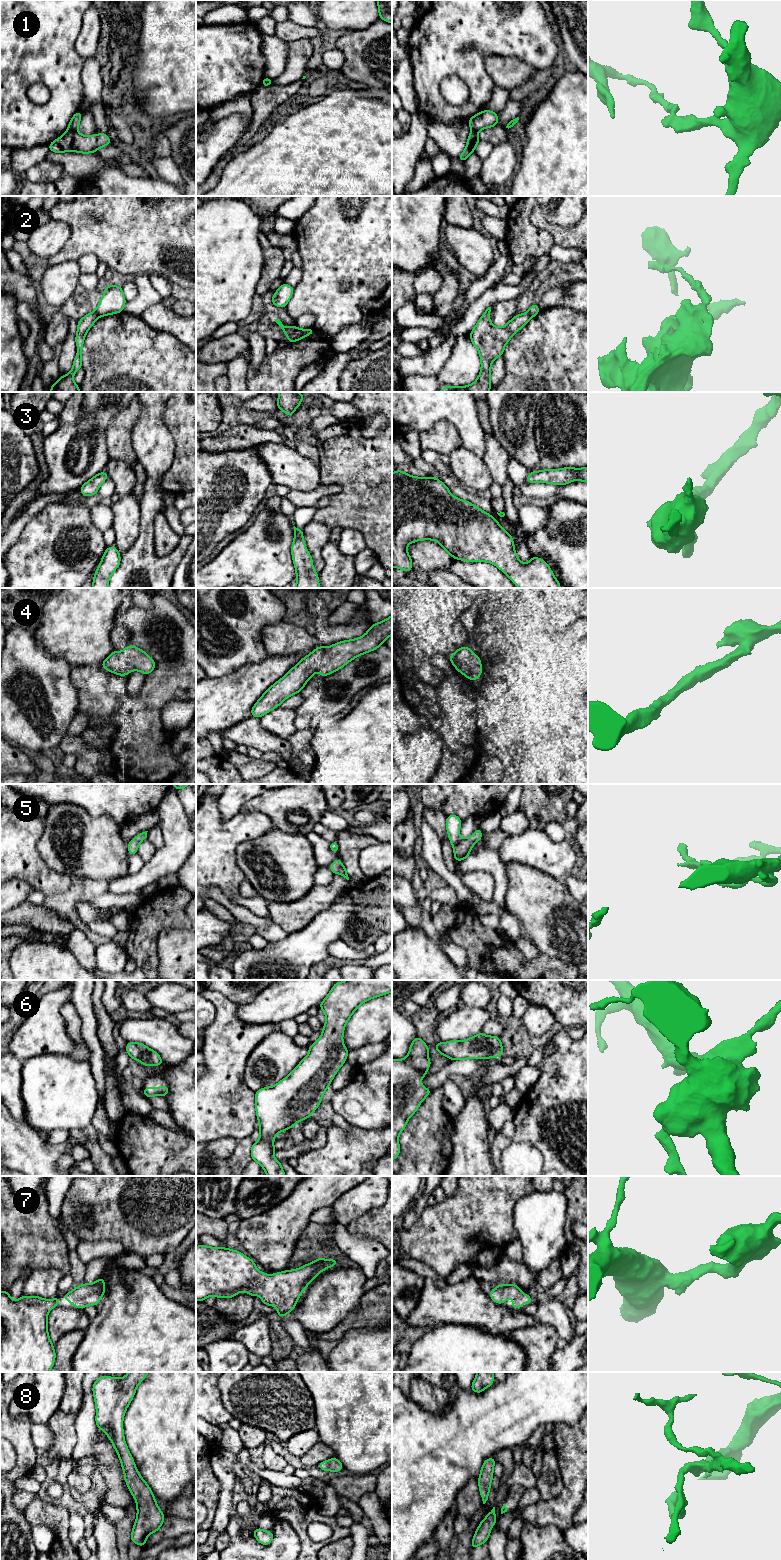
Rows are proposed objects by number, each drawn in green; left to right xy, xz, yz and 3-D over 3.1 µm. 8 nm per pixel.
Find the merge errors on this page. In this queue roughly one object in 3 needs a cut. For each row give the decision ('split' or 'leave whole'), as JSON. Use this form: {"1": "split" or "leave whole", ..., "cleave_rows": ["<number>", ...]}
{"1": "split", "2": "split", "3": "leave whole", "4": "leave whole", "5": "leave whole", "6": "leave whole", "7": "leave whole", "8": "leave whole", "cleave_rows": ["1", "2"]}

